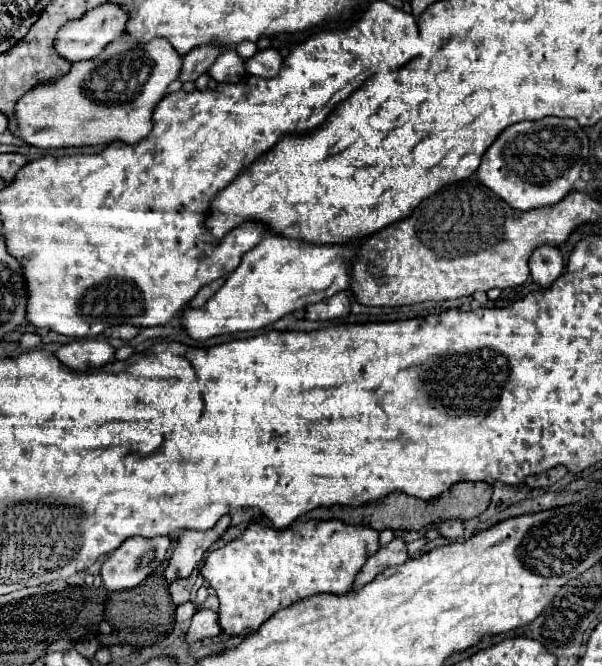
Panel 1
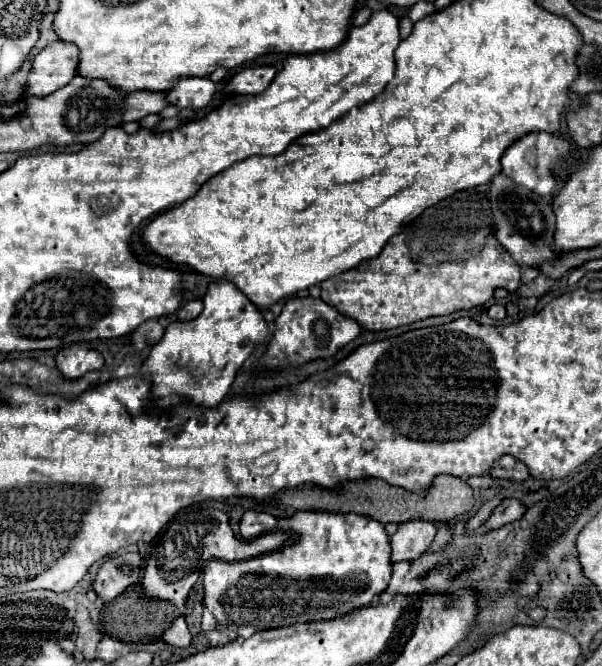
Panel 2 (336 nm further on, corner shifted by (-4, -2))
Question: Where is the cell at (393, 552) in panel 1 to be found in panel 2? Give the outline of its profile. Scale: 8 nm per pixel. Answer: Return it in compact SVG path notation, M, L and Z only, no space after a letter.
M412 520L398 524L396 534L390 538L392 546L392 562L400 560L416 560L426 550L436 536L436 524L424 520Z

